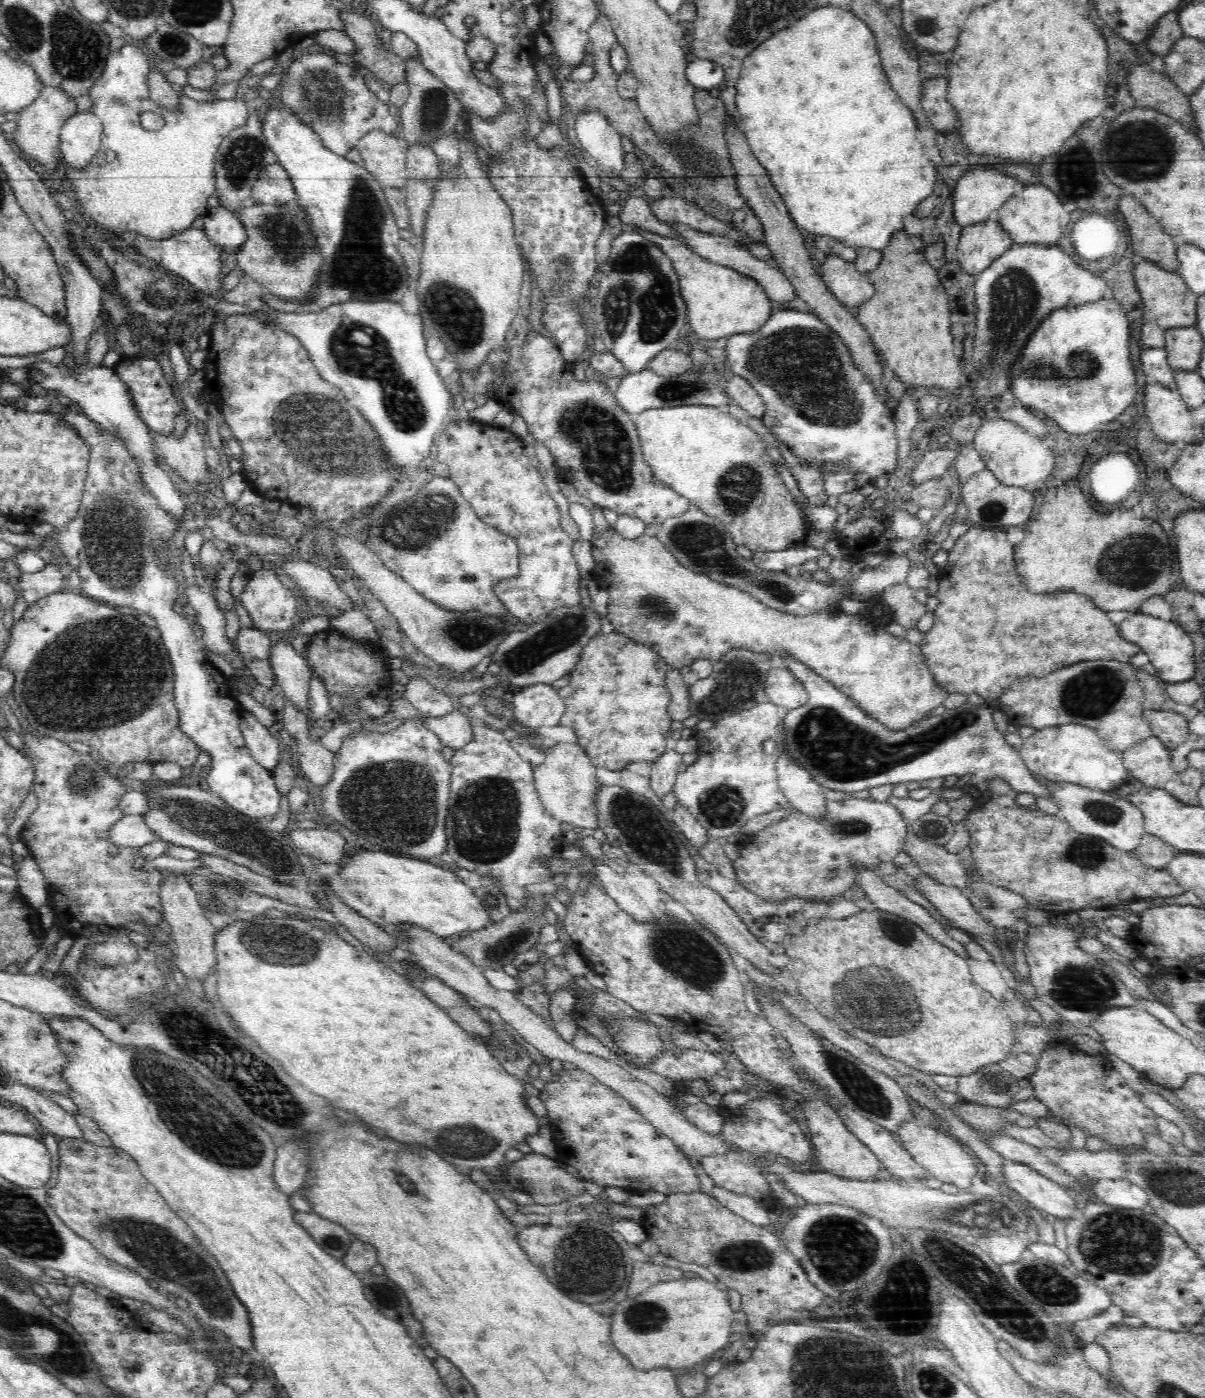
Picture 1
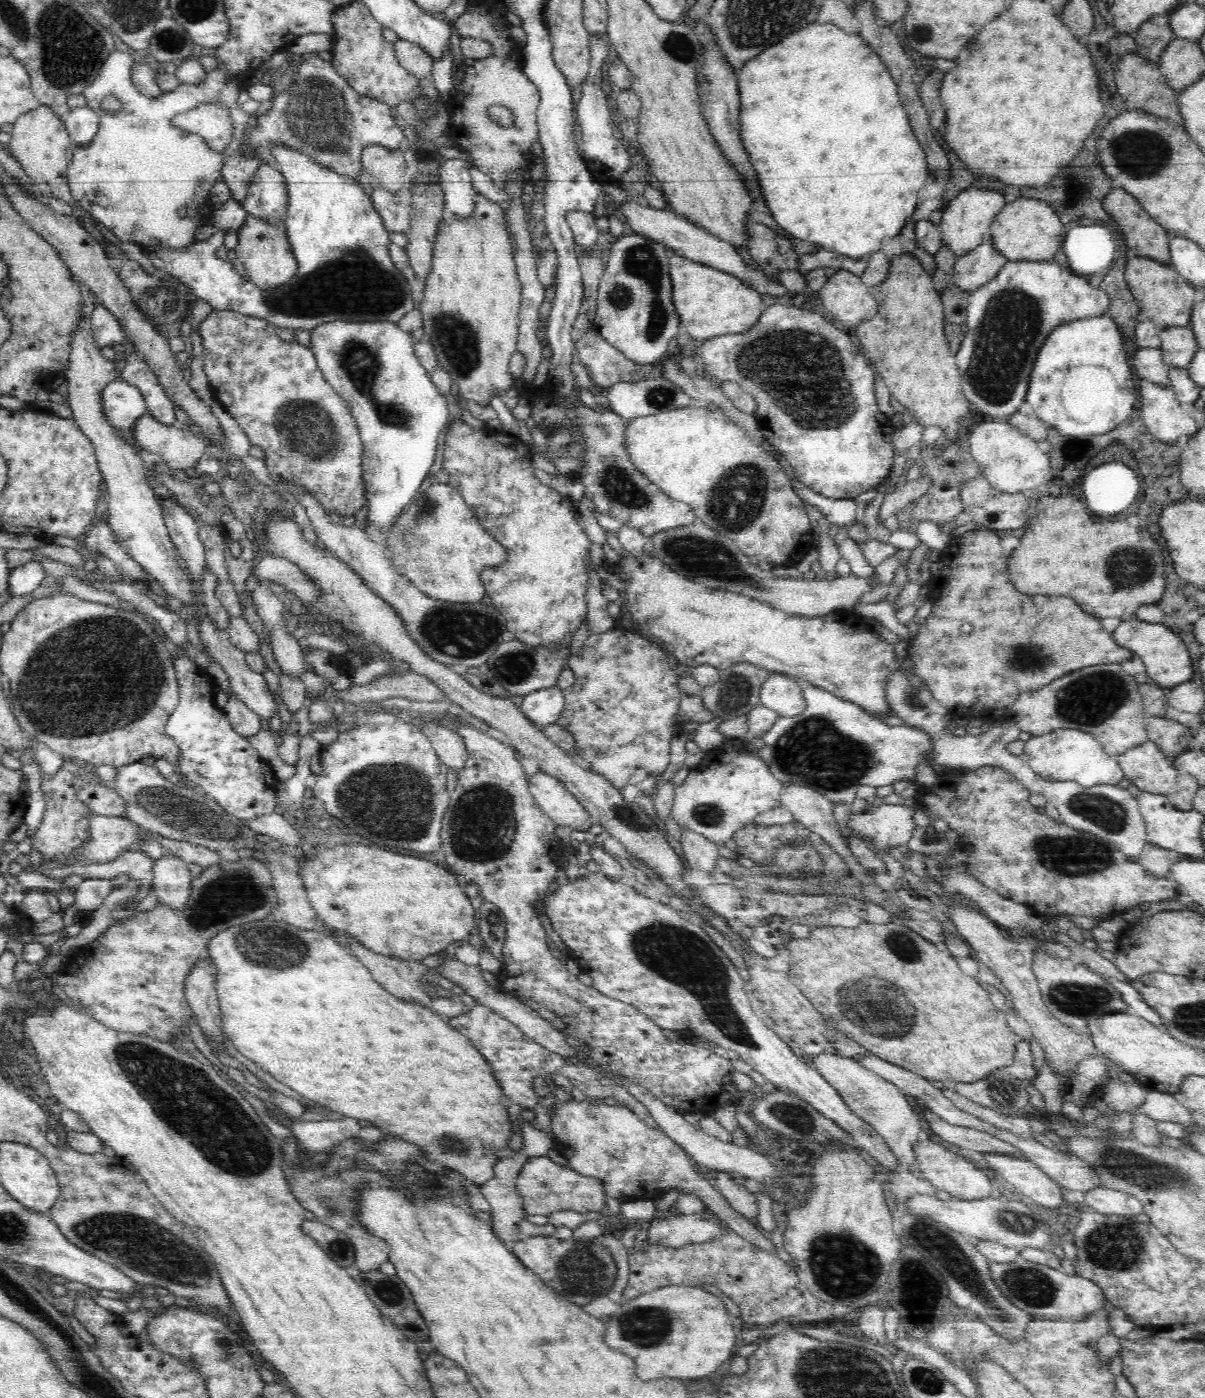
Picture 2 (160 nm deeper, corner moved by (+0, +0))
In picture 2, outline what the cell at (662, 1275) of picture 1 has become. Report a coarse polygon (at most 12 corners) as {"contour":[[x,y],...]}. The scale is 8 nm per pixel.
{"contour":[[729,1227],[630,1248],[624,1301],[714,1285],[758,1328],[829,1320],[777,1254]]}

